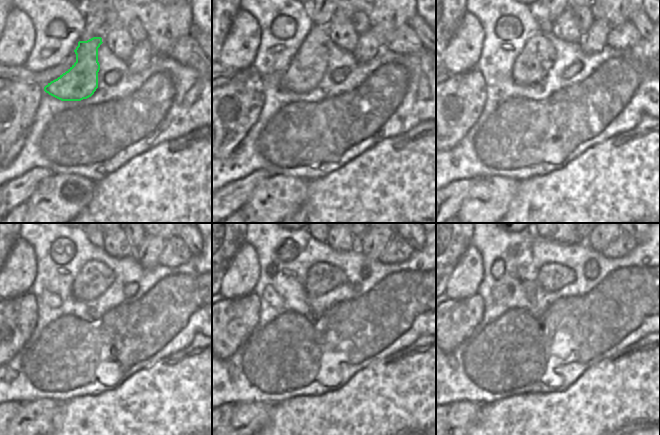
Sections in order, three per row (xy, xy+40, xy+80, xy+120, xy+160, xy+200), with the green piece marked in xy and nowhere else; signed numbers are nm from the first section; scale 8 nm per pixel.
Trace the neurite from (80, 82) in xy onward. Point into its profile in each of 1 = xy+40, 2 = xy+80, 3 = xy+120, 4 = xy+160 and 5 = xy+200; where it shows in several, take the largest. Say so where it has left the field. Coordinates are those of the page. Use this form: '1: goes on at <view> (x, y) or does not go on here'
1: goes on at xy+40 (306, 69)
2: goes on at xy+80 (537, 57)
3: goes on at xy+120 (94, 278)
4: goes on at xy+160 (322, 277)
5: goes on at xy+200 (551, 276)

